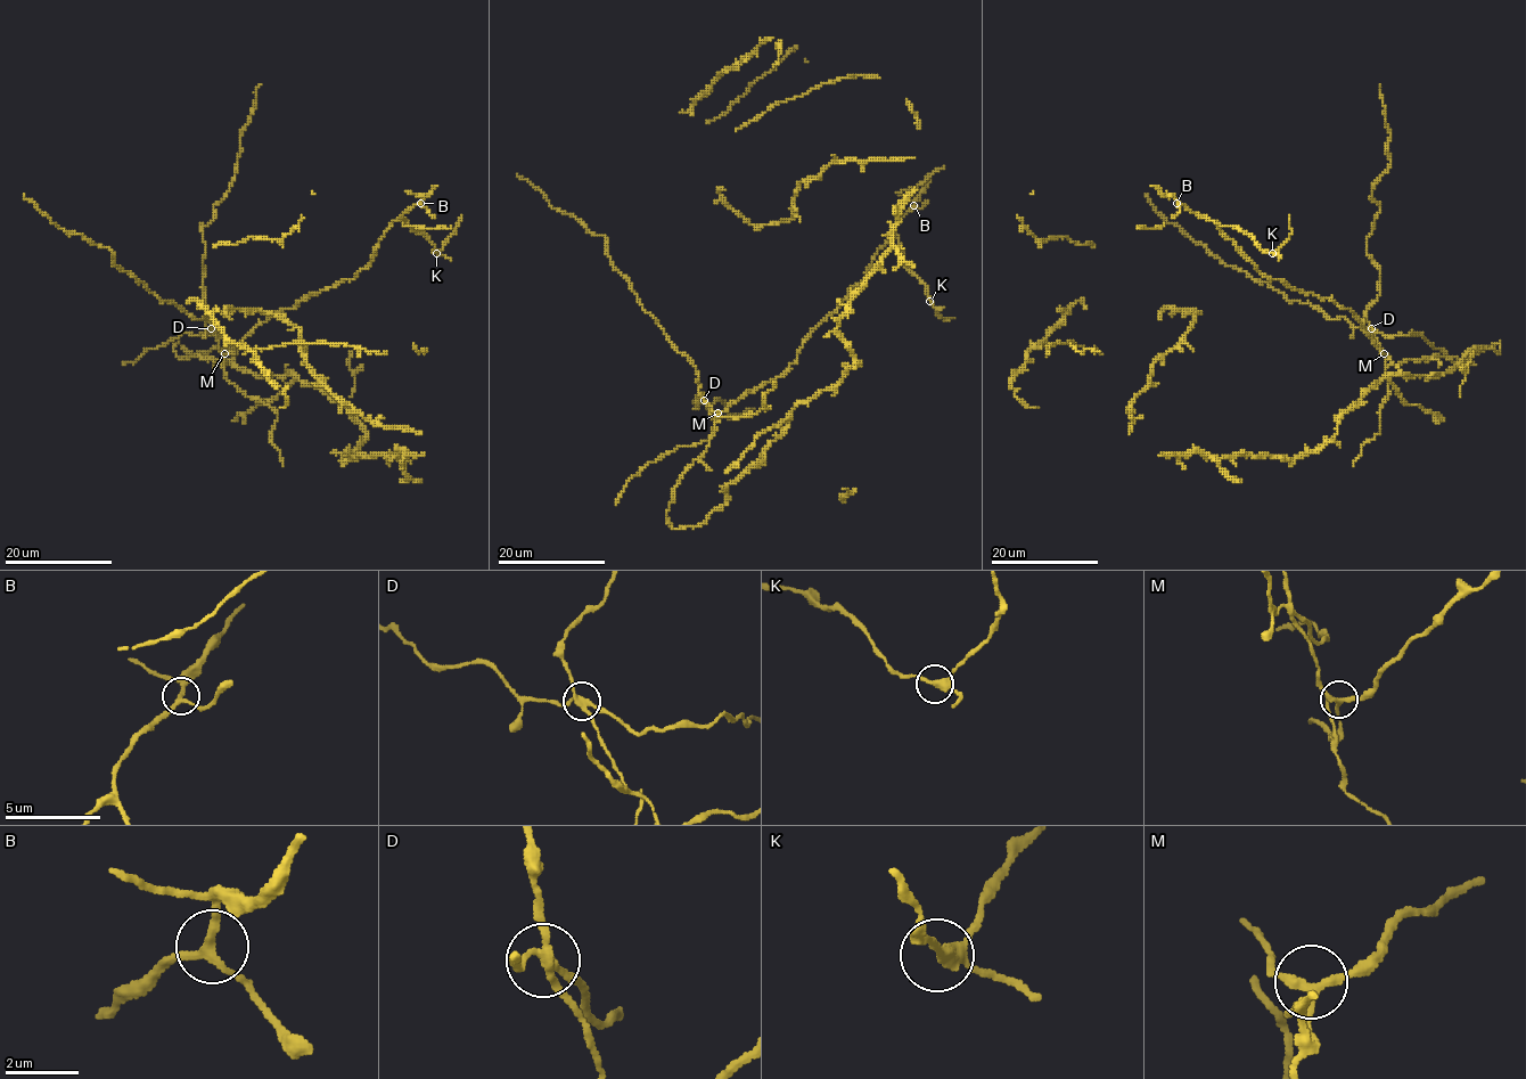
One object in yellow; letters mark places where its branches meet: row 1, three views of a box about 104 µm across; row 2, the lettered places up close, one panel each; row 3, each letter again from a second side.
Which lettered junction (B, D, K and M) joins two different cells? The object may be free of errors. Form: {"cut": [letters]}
{"cut": ["D"]}

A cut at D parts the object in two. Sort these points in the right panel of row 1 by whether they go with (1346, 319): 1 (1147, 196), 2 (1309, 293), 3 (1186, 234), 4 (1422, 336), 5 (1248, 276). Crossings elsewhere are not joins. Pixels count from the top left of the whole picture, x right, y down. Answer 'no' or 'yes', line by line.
1: yes
2: no
3: yes
4: yes
5: yes

